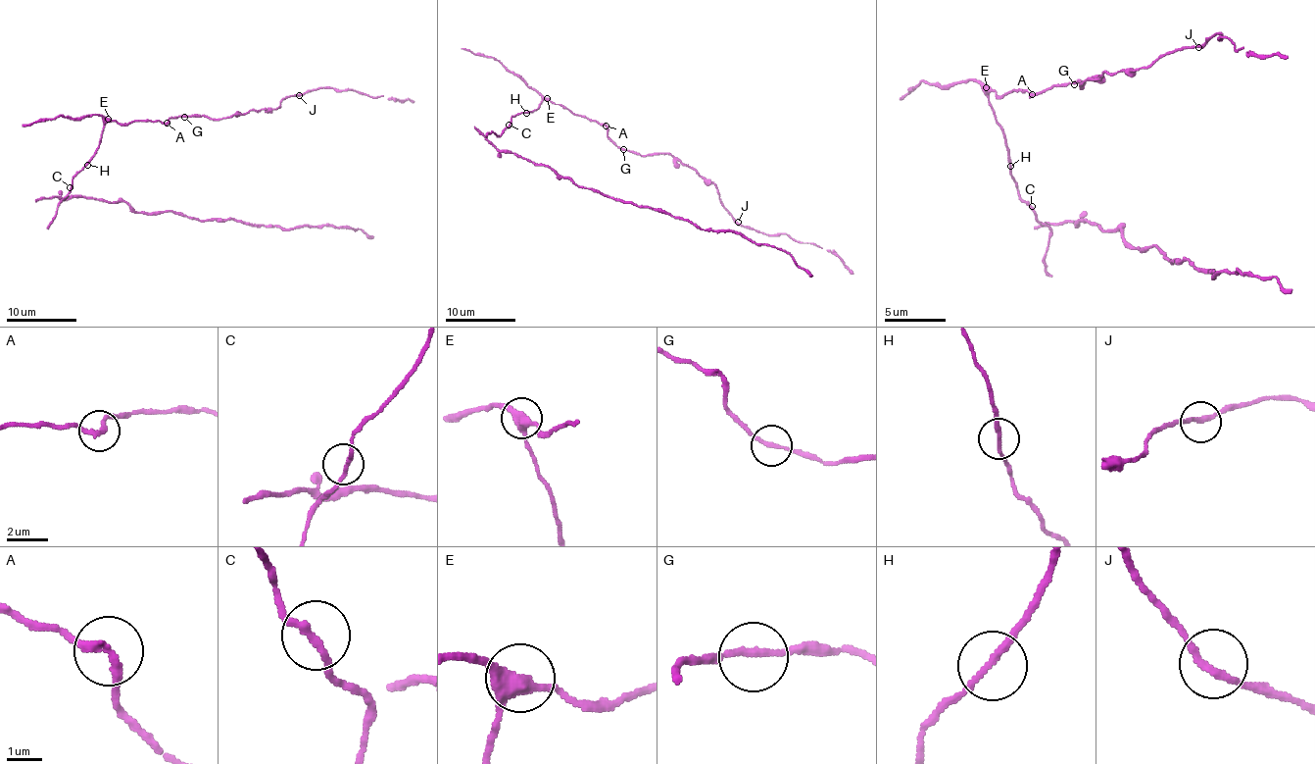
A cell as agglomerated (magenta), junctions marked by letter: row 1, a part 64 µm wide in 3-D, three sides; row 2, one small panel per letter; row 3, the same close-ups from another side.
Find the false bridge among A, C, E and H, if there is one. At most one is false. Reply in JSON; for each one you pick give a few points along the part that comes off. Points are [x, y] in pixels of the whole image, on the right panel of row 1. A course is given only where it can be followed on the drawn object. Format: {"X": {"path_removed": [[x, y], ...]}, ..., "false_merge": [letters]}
{"false_merge": []}

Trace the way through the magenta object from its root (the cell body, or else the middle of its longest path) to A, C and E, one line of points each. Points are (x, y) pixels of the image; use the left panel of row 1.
A: (87, 163), (99, 143), (107, 123), (167, 123)
C: (87, 163), (70, 187)
E: (87, 163), (99, 143), (108, 119)

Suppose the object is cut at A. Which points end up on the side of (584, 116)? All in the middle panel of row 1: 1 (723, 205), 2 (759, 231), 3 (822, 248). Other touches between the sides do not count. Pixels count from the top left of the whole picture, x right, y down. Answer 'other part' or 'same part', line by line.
1: other part
2: other part
3: other part

